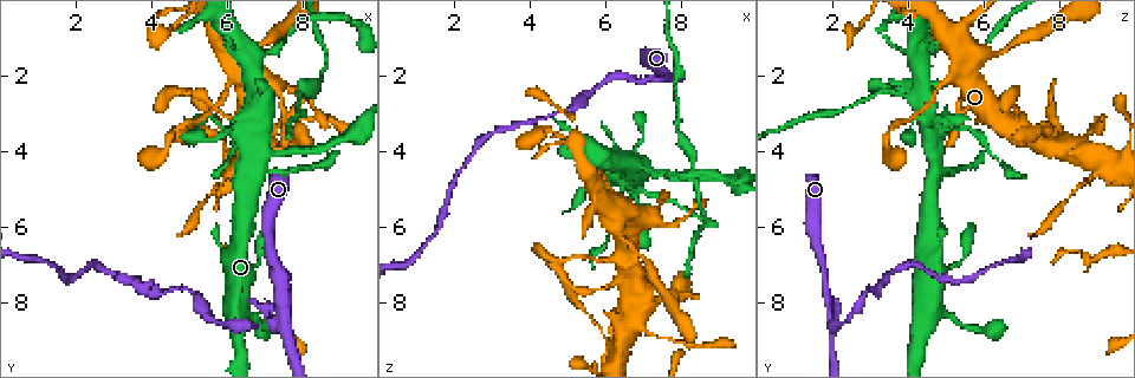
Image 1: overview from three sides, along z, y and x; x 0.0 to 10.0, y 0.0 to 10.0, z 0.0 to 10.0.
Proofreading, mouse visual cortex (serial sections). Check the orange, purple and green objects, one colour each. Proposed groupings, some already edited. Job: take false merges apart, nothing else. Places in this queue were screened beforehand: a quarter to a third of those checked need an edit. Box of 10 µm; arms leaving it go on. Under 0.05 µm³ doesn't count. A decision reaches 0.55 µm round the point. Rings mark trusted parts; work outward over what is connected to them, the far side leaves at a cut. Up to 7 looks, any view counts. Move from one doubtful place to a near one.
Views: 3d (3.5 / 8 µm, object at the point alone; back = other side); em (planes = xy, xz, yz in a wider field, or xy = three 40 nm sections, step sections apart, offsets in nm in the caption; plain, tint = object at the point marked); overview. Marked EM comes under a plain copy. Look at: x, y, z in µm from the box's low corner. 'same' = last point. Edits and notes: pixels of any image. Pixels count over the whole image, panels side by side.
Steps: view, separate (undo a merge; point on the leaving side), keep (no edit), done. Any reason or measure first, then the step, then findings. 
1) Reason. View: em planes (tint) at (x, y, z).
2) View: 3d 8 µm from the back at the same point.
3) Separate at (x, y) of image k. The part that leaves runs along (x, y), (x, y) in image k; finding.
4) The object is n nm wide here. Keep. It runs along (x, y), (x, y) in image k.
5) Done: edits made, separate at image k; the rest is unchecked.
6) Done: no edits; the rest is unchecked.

View: 3d 3.5 µm at (6.40, 3.35, 5.05).

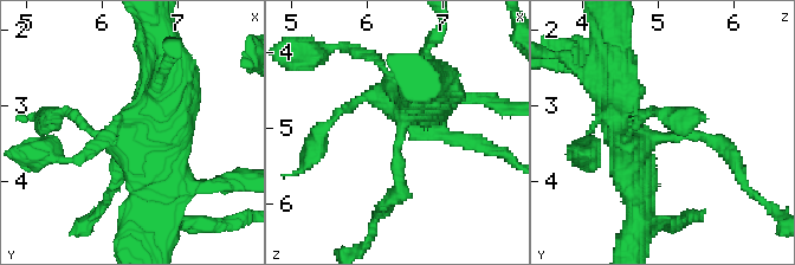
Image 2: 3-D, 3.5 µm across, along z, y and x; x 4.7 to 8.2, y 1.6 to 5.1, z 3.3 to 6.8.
View: em xy step 2 (tint) at (6.45, 3.45, 5.15).

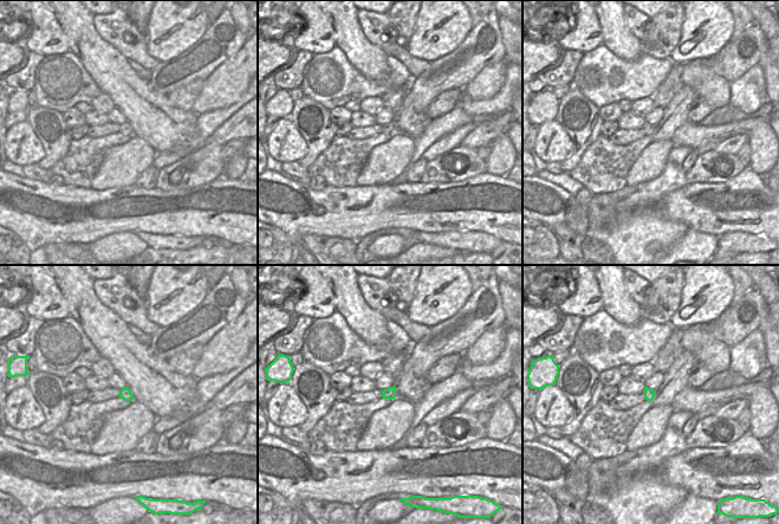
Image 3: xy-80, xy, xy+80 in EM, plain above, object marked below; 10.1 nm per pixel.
View: em xy step 5 (tint) at the same point.

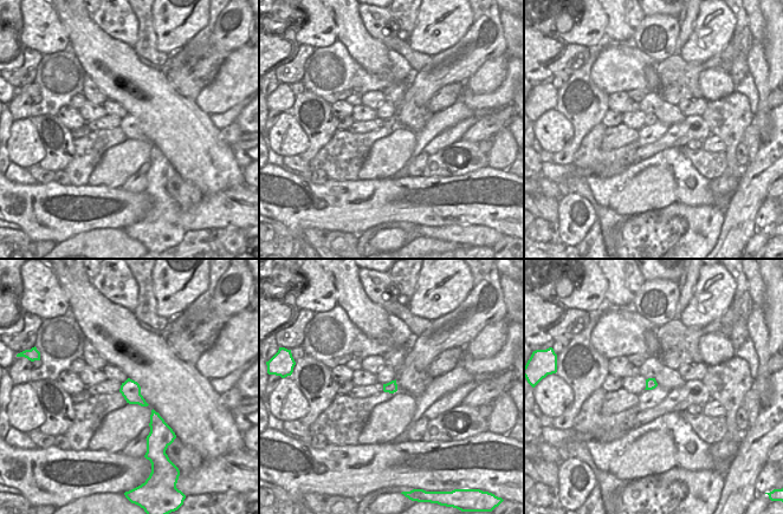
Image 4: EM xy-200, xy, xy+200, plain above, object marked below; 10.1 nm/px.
The object is 120 nm wide here. Keep. It runs along (424, 105), (405, 109), (387, 202) in image 2; continuous, no second cell.

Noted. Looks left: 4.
Four arms meet. View: 3d 8 µm from the back at (6.25, 1.50, 5.85).

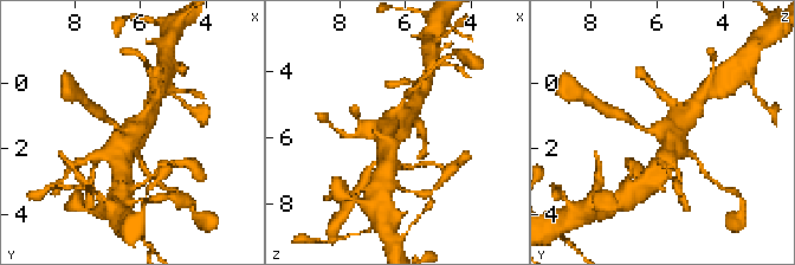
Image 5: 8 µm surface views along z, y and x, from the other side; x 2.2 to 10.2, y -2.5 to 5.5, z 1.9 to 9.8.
View: em xy step 5 (tint) at the same point.

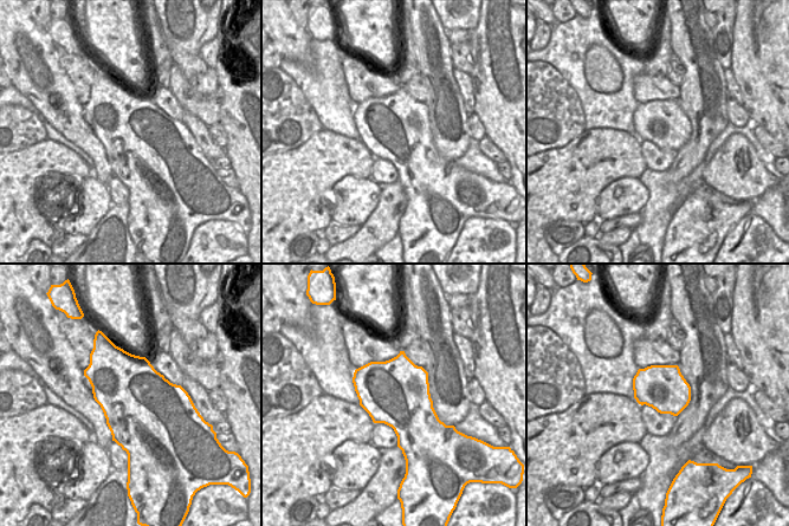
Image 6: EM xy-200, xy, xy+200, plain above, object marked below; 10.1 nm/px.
Keep. One cell here.

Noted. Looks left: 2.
Sudden change in width. View: 3d 3.5 µm at (5.90, 3.10, 6.85).

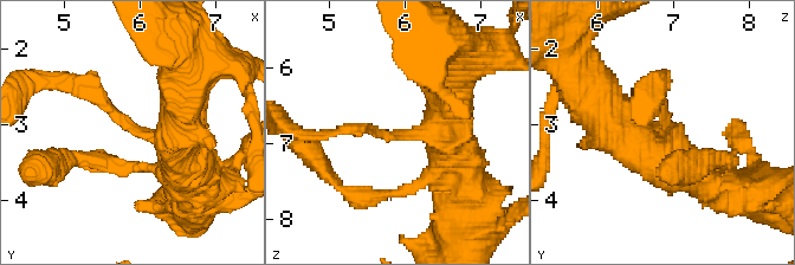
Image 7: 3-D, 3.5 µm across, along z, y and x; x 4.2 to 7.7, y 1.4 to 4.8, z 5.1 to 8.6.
The arms are 150, 500 nm wide. View: em planes (tint) at (5.95, 3.10, 6.85).

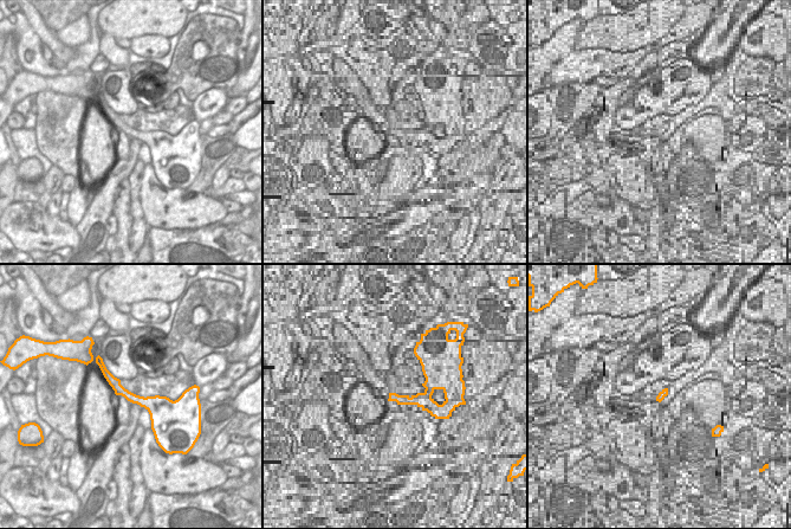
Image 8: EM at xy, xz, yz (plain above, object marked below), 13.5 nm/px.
Keep. It runs along (181, 135), (178, 154), (72, 84) in image 7; continuous, no second cell.

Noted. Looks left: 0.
Done: no edits; the rest is unchecked.

